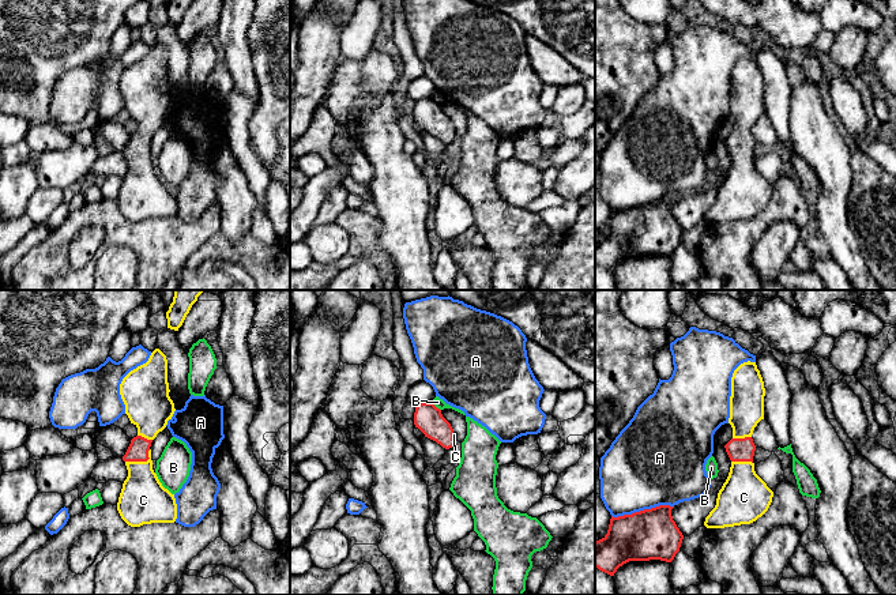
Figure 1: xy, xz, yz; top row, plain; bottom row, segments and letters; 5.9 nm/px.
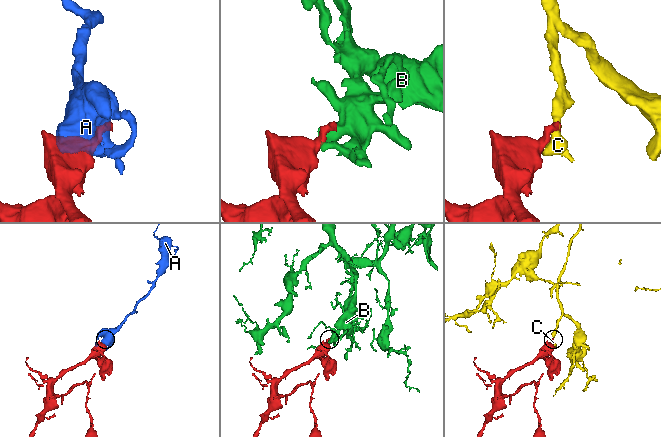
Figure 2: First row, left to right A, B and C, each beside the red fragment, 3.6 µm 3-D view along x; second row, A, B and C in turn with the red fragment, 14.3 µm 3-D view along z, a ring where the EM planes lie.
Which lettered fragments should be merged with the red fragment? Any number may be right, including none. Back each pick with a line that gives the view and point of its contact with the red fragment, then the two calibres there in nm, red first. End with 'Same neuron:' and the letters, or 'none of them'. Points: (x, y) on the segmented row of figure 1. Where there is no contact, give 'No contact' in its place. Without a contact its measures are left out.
C: Touches red at xy (140, 460). Thickness 130 nm (red) against 280 nm
Same neuron: C

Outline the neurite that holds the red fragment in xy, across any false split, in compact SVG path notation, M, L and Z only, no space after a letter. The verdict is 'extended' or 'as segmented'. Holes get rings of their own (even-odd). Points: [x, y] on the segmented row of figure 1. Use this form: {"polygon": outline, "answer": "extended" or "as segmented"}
{"polygon": "M155 349L148 361L131 370L120 384L125 414L138 428L138 436L123 456L128 477L117 502L121 519L131 527L174 523L174 494L162 486L153 470L151 443L172 419L176 408L169 396L167 359Z", "answer": "extended"}

